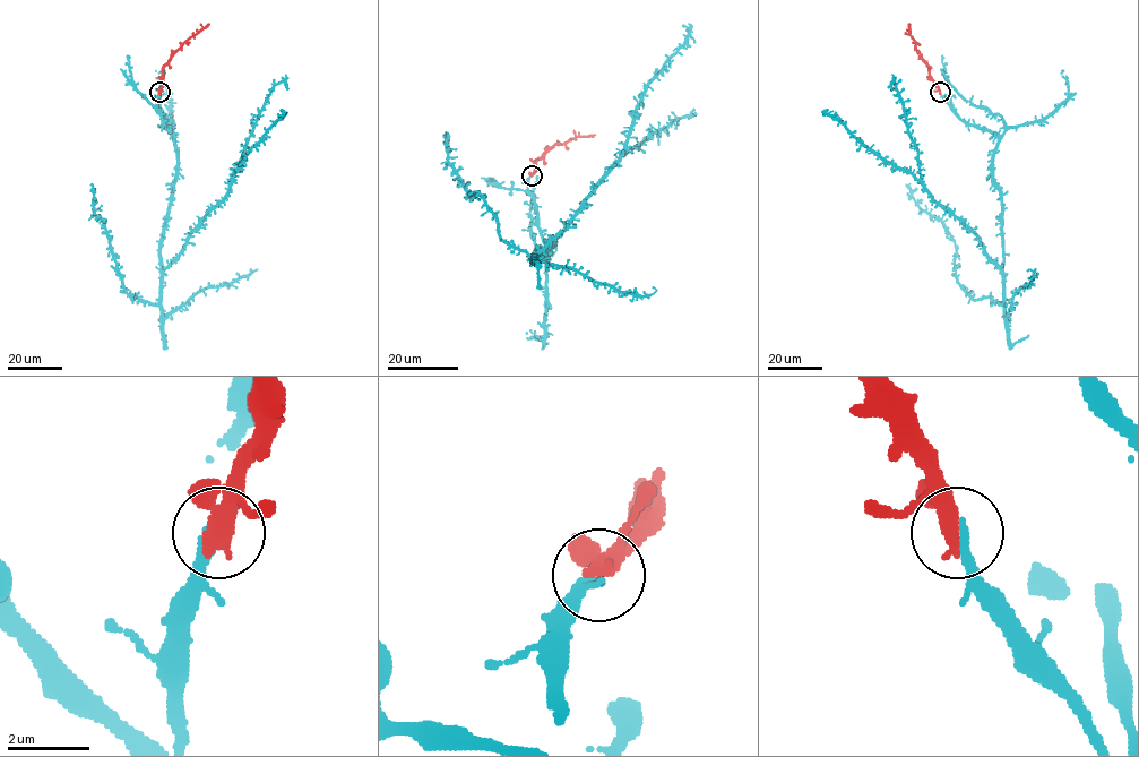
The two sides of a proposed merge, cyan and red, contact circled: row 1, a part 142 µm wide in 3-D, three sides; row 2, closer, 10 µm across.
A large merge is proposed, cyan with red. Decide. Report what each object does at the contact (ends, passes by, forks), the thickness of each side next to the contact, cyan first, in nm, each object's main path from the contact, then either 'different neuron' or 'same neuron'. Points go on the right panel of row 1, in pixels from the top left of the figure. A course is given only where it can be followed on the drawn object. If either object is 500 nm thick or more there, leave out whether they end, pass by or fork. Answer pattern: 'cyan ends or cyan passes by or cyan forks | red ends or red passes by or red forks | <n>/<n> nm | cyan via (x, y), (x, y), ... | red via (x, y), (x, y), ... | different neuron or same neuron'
280/550 nm | cyan via (940, 92), (961, 119), (998, 138), (993, 180), (1001, 197), (1001, 267), (912, 174), (887, 164), (827, 110) | red via (940, 92), (916, 48), (908, 24) | same neuron

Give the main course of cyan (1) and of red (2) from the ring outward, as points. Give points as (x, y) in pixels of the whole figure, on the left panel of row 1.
1: (160, 92), (156, 112), (178, 155), (161, 250), (164, 267), (223, 198), (247, 153), (282, 115), (281, 110)
2: (160, 92), (162, 69), (171, 57), (209, 24)

